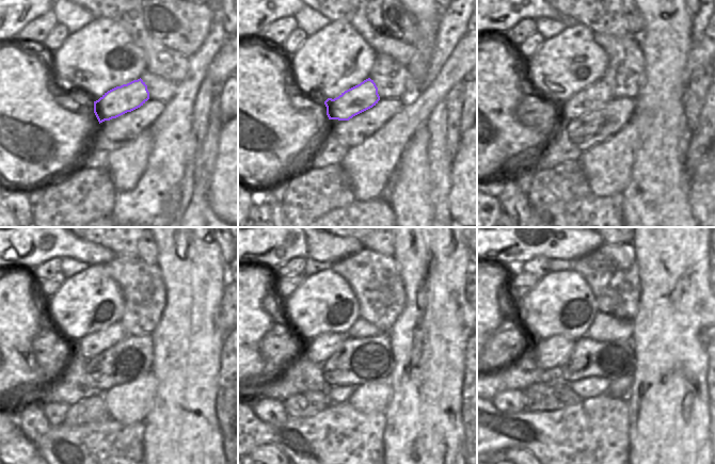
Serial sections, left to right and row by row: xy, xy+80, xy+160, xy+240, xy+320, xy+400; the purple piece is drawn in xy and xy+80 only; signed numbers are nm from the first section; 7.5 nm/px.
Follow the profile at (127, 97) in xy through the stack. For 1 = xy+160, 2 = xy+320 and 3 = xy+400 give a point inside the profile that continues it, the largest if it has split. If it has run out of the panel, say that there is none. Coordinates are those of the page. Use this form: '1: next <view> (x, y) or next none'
1: next xy+160 (596, 96)
2: next xy+320 (319, 349)
3: next xy+400 (551, 354)

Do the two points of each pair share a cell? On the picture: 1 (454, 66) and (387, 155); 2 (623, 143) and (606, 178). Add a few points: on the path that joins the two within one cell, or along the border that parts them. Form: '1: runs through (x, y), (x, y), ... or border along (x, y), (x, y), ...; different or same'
1: runs through (438, 89), (396, 132); same
2: runs through (618, 152), (608, 163), (607, 170); same

